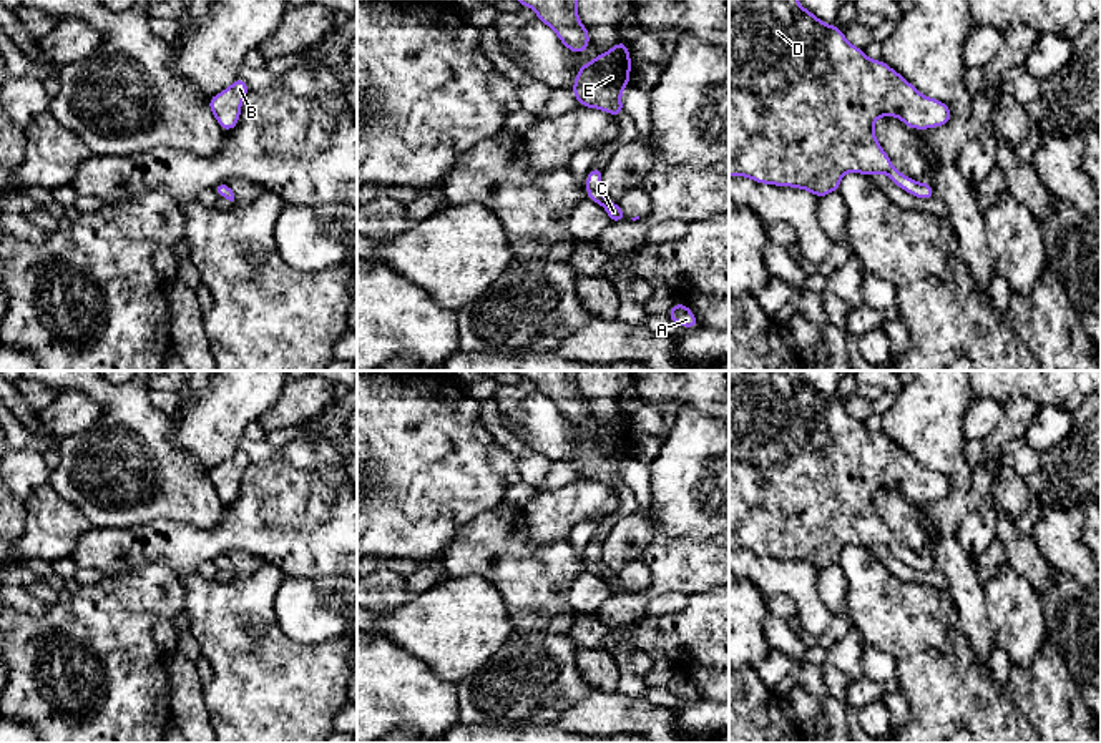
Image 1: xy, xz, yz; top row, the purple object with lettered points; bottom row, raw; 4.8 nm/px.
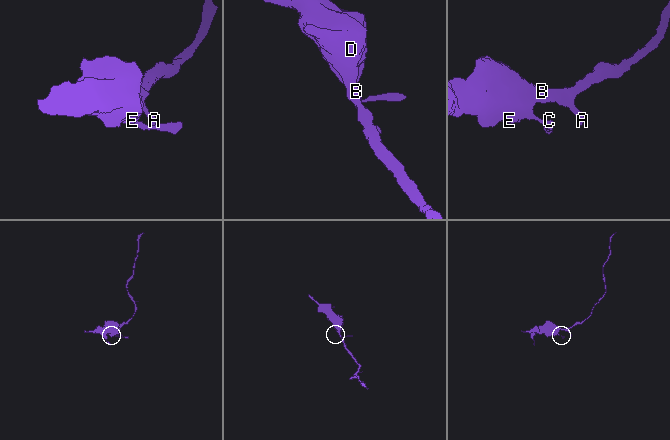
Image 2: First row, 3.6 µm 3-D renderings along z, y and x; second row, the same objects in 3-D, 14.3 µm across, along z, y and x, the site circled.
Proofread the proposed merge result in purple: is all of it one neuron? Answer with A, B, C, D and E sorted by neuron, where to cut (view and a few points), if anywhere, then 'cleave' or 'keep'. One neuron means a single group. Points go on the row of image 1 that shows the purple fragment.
A B C D E | no cut | keep

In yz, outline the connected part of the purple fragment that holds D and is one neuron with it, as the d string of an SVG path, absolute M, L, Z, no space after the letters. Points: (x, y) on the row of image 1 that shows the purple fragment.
M729 0L729 176L824 198L839 191L849 171L870 178L885 173L908 194L925 201L935 198L932 183L912 180L892 165L873 131L880 116L897 116L912 130L932 130L953 120L945 101L922 95L883 60L870 60L844 37L842 27L822 22L799 0Z

